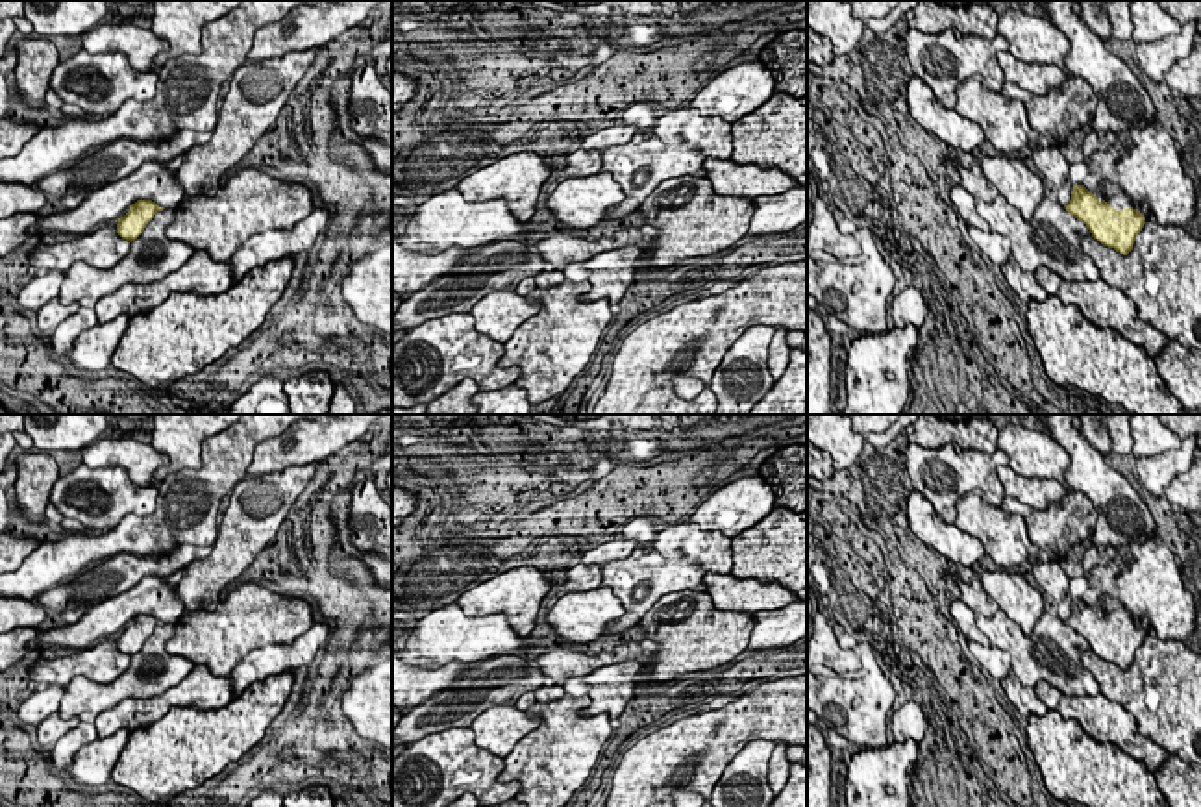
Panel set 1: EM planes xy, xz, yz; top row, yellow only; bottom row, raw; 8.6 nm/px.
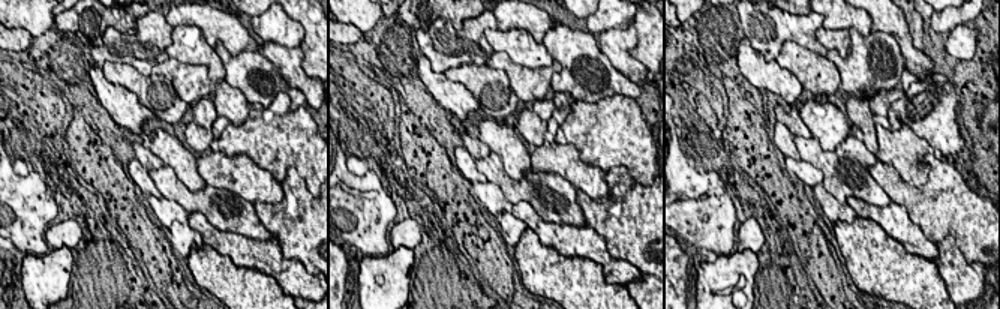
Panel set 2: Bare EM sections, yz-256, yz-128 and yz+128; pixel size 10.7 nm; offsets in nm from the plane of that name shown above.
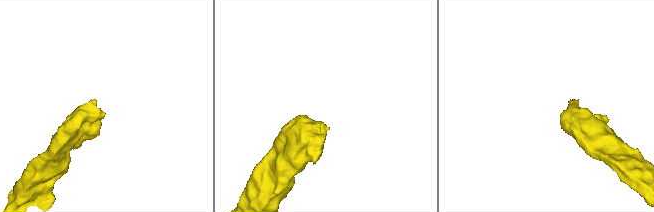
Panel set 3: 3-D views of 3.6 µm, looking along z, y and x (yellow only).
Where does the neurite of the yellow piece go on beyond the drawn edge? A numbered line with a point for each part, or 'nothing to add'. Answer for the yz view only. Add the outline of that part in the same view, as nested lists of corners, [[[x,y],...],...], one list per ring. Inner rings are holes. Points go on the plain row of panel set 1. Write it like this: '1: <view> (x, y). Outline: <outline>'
1: yz (1113, 608). Outline: [[[1103,596],[1103,609],[1105,616],[1110,618],[1116,624],[1133,622],[1136,624],[1136,618],[1112,596]]]

